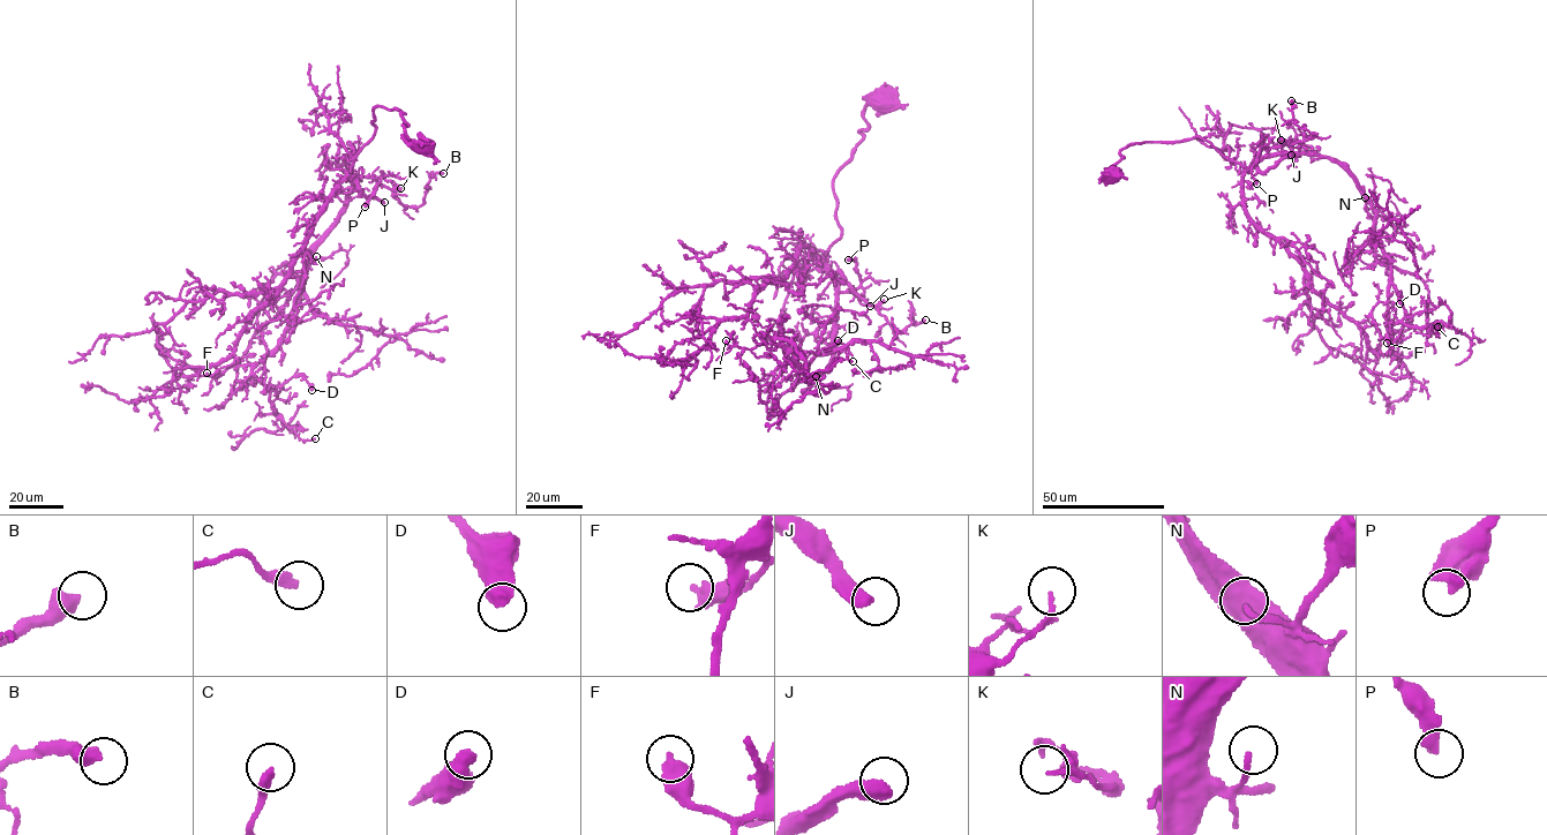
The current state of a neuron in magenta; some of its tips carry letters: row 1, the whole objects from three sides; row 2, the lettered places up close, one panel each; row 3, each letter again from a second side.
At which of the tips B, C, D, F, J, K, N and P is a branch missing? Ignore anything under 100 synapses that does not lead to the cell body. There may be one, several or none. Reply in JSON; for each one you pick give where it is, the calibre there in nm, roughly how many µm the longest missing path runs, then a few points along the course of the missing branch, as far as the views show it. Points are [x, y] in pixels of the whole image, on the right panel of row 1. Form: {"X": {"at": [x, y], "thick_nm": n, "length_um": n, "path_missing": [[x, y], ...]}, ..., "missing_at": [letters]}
{"J": {"at": [1291, 155], "thick_nm": 440, "length_um": 180, "path_missing": [[1291, 155], [1333, 143], [1328, 152], [1330, 166], [1346, 183], [1357, 234], [1382, 241], [1384, 254], [1384, 216]]}, "missing_at": ["J"]}

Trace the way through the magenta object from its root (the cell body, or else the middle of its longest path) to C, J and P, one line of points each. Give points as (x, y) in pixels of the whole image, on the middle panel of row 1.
C: (888, 100), (869, 102), (833, 180), (831, 368), (809, 378), (772, 339), (812, 376), (853, 361)
J: (888, 100), (869, 102), (868, 128), (833, 180), (841, 234), (830, 247), (827, 266), (870, 306)
P: (888, 100), (869, 102), (868, 128), (833, 180), (841, 234), (827, 270), (853, 292), (861, 277), (848, 260)

